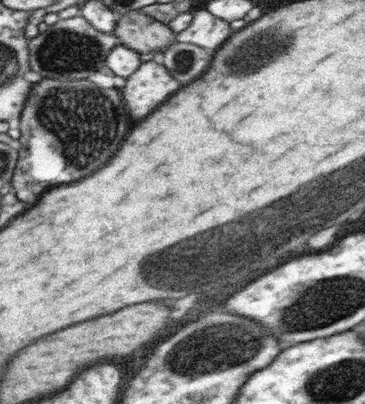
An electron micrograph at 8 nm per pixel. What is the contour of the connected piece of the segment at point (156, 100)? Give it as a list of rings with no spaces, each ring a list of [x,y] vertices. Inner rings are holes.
[[[153,60],[141,64],[127,76],[121,92],[125,92],[124,104],[129,104],[133,118],[145,118],[155,106],[171,96],[179,84],[169,76],[167,69]]]

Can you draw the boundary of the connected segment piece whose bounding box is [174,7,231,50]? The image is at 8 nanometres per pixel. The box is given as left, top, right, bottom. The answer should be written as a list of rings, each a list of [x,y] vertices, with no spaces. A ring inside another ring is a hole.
[[[194,7],[191,14],[189,26],[174,36],[178,42],[199,46],[206,50],[215,50],[231,34],[229,26],[223,20],[211,16],[203,8]]]

